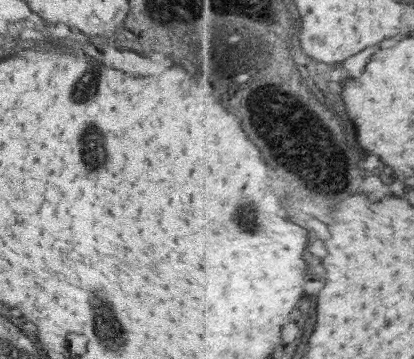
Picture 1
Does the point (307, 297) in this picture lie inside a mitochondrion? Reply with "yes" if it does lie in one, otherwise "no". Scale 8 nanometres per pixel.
no

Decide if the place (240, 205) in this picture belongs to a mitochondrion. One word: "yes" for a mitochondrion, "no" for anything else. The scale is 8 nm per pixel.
yes

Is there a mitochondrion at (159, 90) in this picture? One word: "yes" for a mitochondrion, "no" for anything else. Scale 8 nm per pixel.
no

